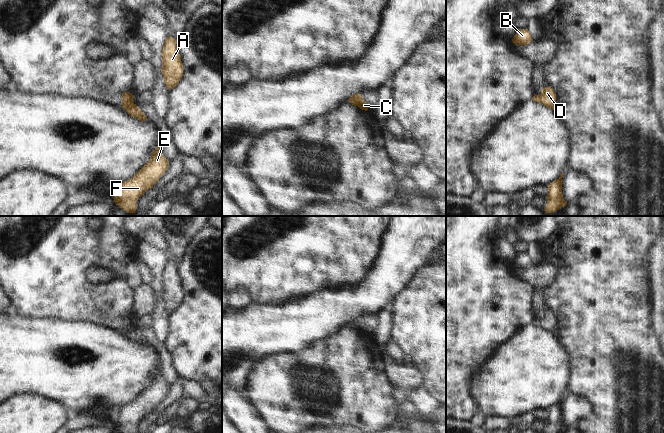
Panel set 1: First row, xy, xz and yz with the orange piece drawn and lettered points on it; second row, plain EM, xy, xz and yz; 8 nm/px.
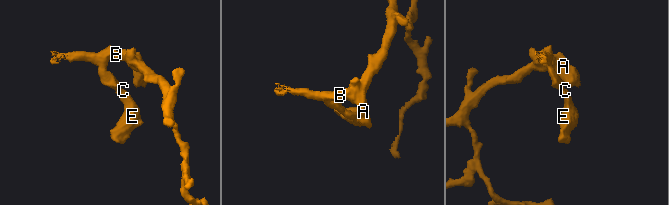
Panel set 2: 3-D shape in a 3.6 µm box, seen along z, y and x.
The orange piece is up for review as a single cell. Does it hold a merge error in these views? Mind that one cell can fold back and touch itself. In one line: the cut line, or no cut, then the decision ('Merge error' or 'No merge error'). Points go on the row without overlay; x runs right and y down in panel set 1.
No split. No merge error.

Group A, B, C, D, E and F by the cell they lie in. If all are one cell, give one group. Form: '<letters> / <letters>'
A B C D E F

